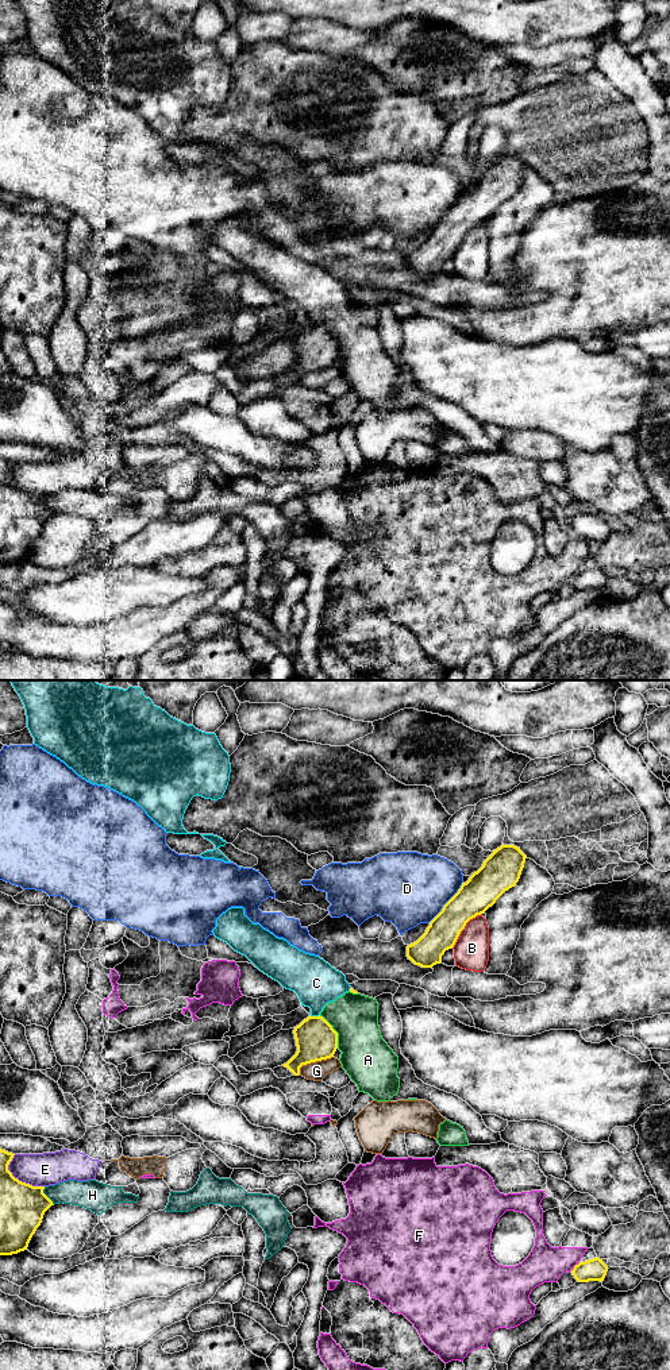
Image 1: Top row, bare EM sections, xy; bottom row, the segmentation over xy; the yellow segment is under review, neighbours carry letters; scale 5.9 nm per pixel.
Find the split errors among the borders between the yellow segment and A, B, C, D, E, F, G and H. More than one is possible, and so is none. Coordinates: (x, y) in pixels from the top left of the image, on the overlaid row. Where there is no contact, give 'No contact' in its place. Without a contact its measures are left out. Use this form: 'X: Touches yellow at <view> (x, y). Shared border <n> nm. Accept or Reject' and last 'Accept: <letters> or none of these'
A: Touches yellow at xy (335, 1031). Shared border 240 nm. Reject
B: Touches yellow at xy (464, 927). Shared border 280 nm. Reject
C: Touches yellow at xy (314, 1017). Shared border 60 nm. Reject
D: Touches yellow at xy (447, 902). Shared border 320 nm. Reject
E: Touches yellow at xy (16, 1179). Shared border 260 nm. Reject
F: Touches yellow at xy (574, 1266). Shared border 80 nm. Reject
G: Touches yellow at xy (314, 1061). Shared border 240 nm. Reject
H: Touches yellow at xy (46, 1196). Shared border 130 nm. Reject
Accept: none of these

